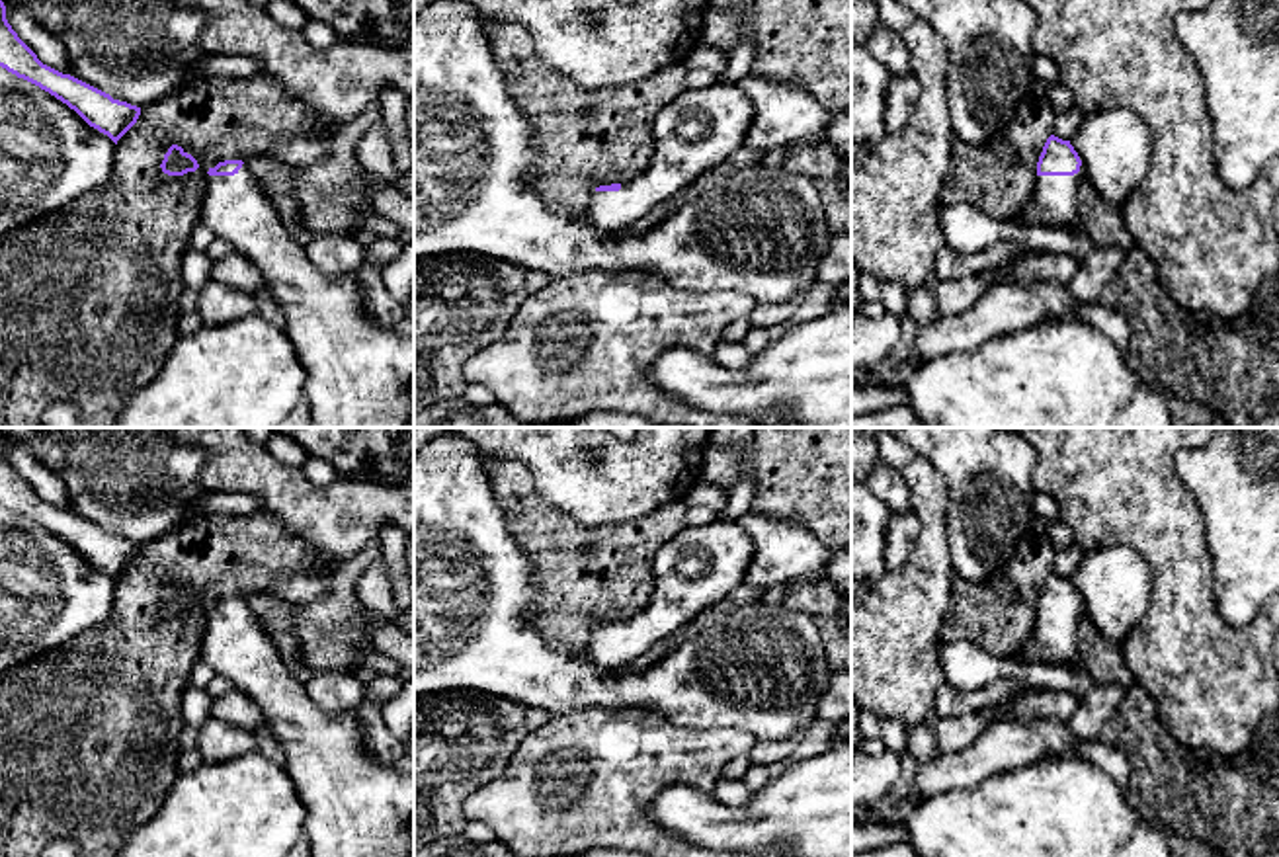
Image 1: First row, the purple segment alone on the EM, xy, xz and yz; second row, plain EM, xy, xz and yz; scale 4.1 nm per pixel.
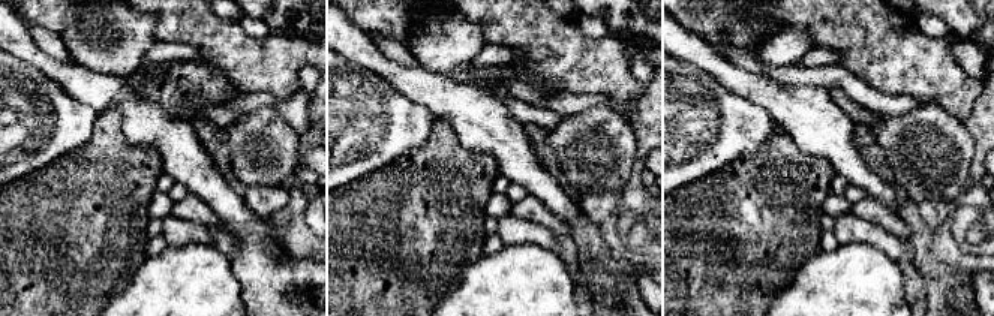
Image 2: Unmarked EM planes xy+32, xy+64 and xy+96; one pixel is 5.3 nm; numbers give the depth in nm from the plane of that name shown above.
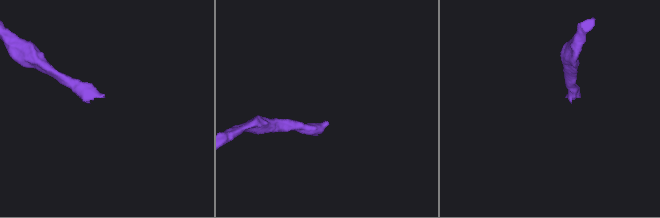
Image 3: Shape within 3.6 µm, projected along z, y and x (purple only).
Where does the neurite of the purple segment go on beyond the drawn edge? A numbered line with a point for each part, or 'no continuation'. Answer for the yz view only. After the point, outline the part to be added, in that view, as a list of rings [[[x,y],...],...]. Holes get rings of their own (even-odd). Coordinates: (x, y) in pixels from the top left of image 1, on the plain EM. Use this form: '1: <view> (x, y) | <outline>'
1: yz (1053, 641) | [[[1084,603],[1074,613],[1037,613],[1029,640],[1010,658],[1029,664],[1074,666]]]

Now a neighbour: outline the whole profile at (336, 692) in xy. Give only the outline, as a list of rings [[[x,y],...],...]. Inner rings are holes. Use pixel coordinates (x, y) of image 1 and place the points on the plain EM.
[[[312,672],[307,691],[328,713],[357,711],[367,701],[365,679],[363,672]]]

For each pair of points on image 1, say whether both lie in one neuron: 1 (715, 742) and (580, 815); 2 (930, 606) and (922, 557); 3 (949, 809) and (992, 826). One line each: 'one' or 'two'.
1: one
2: one
3: one

